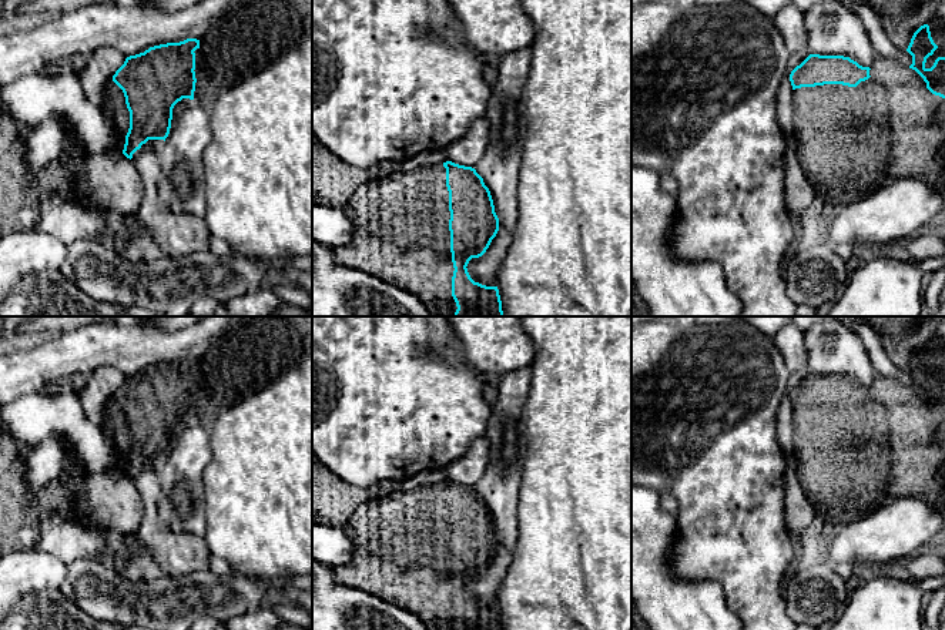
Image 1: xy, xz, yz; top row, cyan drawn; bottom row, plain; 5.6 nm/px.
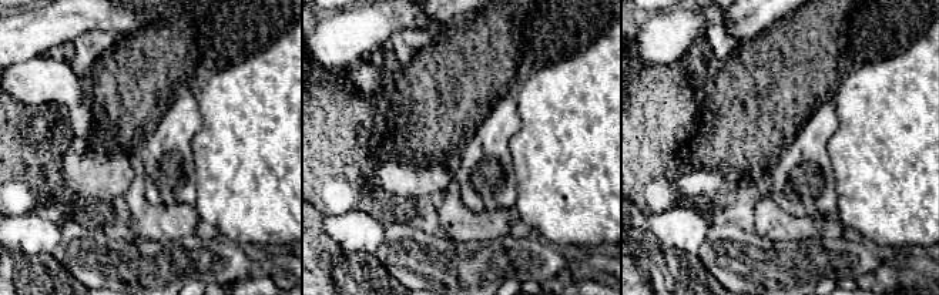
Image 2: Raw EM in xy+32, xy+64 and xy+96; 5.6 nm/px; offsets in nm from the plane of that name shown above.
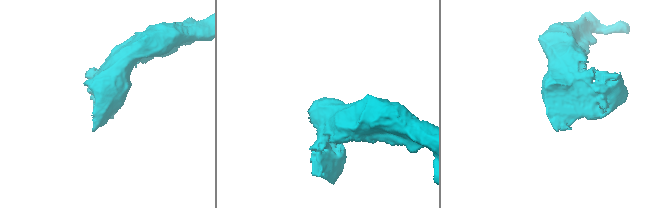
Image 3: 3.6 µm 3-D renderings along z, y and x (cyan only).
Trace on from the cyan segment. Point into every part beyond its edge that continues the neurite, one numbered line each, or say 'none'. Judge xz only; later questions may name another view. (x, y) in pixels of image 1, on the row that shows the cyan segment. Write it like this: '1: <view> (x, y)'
1: xz (401, 234)

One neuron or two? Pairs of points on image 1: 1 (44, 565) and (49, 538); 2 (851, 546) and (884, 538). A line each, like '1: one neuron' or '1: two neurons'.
1: two neurons
2: one neuron

